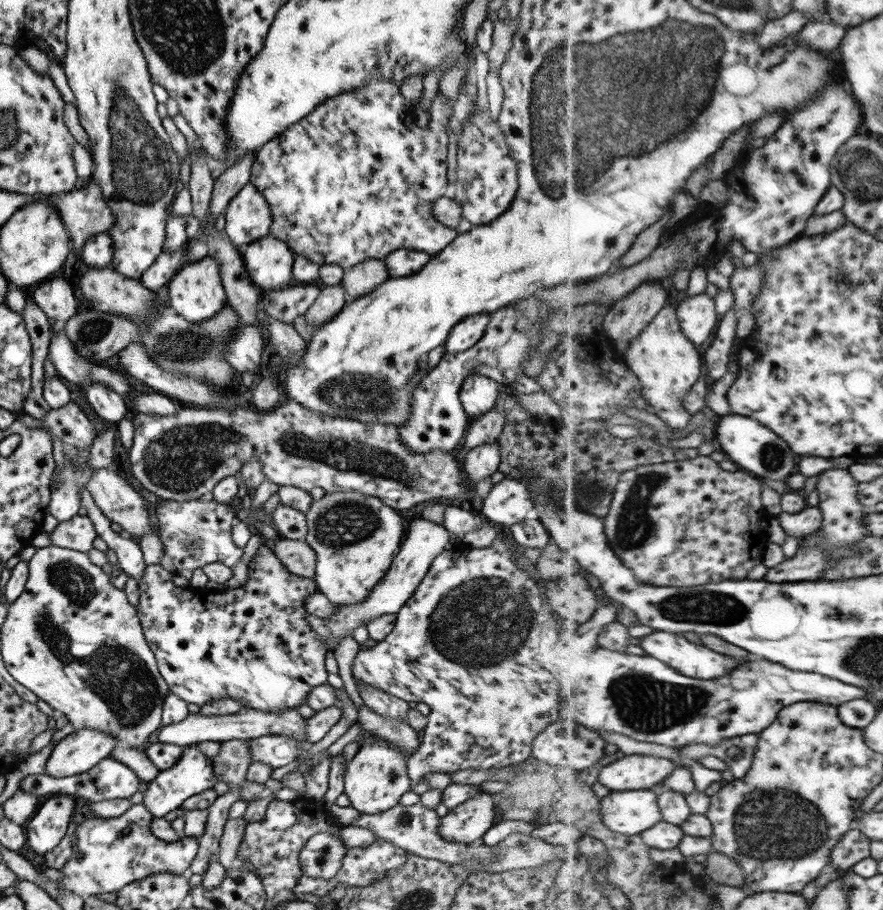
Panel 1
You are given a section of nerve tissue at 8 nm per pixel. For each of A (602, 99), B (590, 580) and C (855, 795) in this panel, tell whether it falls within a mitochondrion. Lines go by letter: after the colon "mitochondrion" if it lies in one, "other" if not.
A: mitochondrion
B: other
C: other

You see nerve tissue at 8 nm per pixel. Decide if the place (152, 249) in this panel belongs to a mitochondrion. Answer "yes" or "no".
no

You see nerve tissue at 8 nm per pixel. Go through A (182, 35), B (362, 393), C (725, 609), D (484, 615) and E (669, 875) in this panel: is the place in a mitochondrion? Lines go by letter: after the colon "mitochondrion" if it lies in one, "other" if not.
A: mitochondrion
B: mitochondrion
C: mitochondrion
D: mitochondrion
E: other

